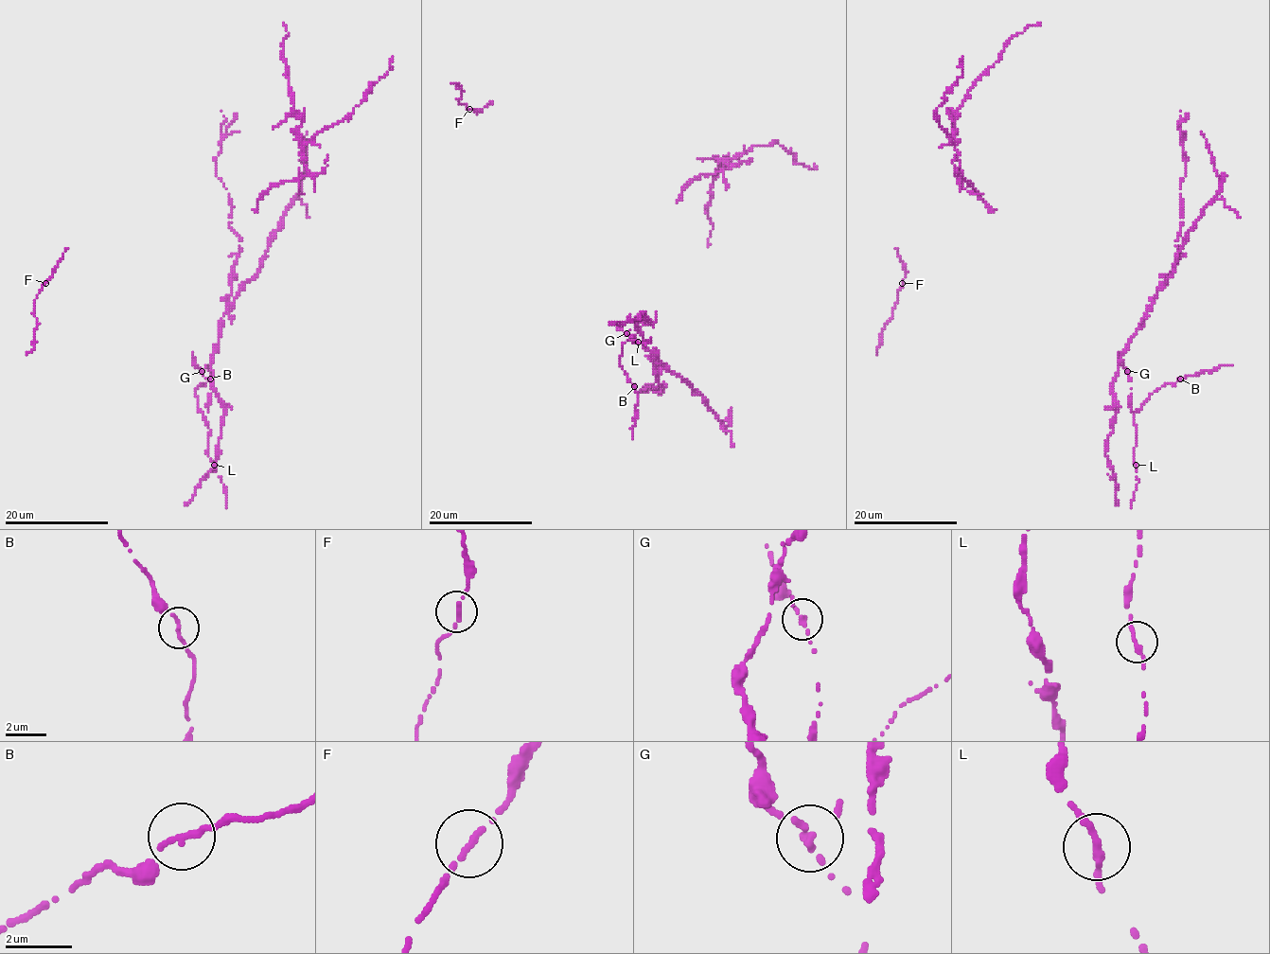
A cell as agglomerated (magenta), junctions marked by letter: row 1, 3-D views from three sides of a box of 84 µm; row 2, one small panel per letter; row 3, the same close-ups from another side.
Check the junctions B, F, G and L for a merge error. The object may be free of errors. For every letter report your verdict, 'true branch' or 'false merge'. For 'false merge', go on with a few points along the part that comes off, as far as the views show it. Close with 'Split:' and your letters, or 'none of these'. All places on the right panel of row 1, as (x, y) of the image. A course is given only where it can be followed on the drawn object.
B: true branch
F: true branch
G: false merge
L: true branch
Split: G

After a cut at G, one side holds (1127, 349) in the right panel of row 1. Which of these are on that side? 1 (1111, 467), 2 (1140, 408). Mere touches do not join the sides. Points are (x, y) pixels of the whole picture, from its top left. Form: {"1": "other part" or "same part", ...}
{"1": "same part", "2": "other part"}

